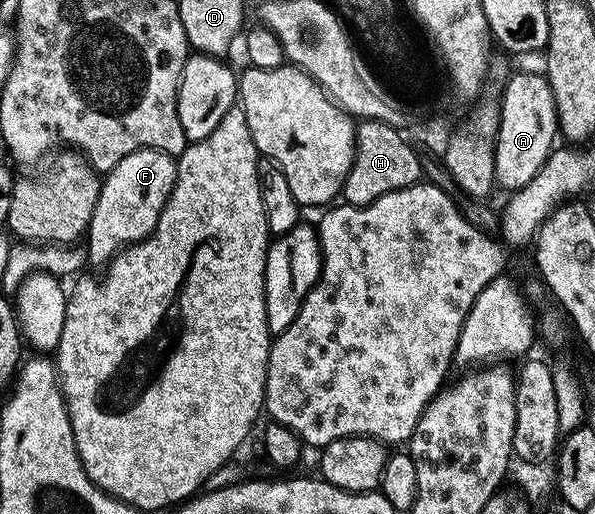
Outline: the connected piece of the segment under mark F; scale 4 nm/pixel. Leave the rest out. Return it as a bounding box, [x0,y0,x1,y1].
[85,150,179,267]

